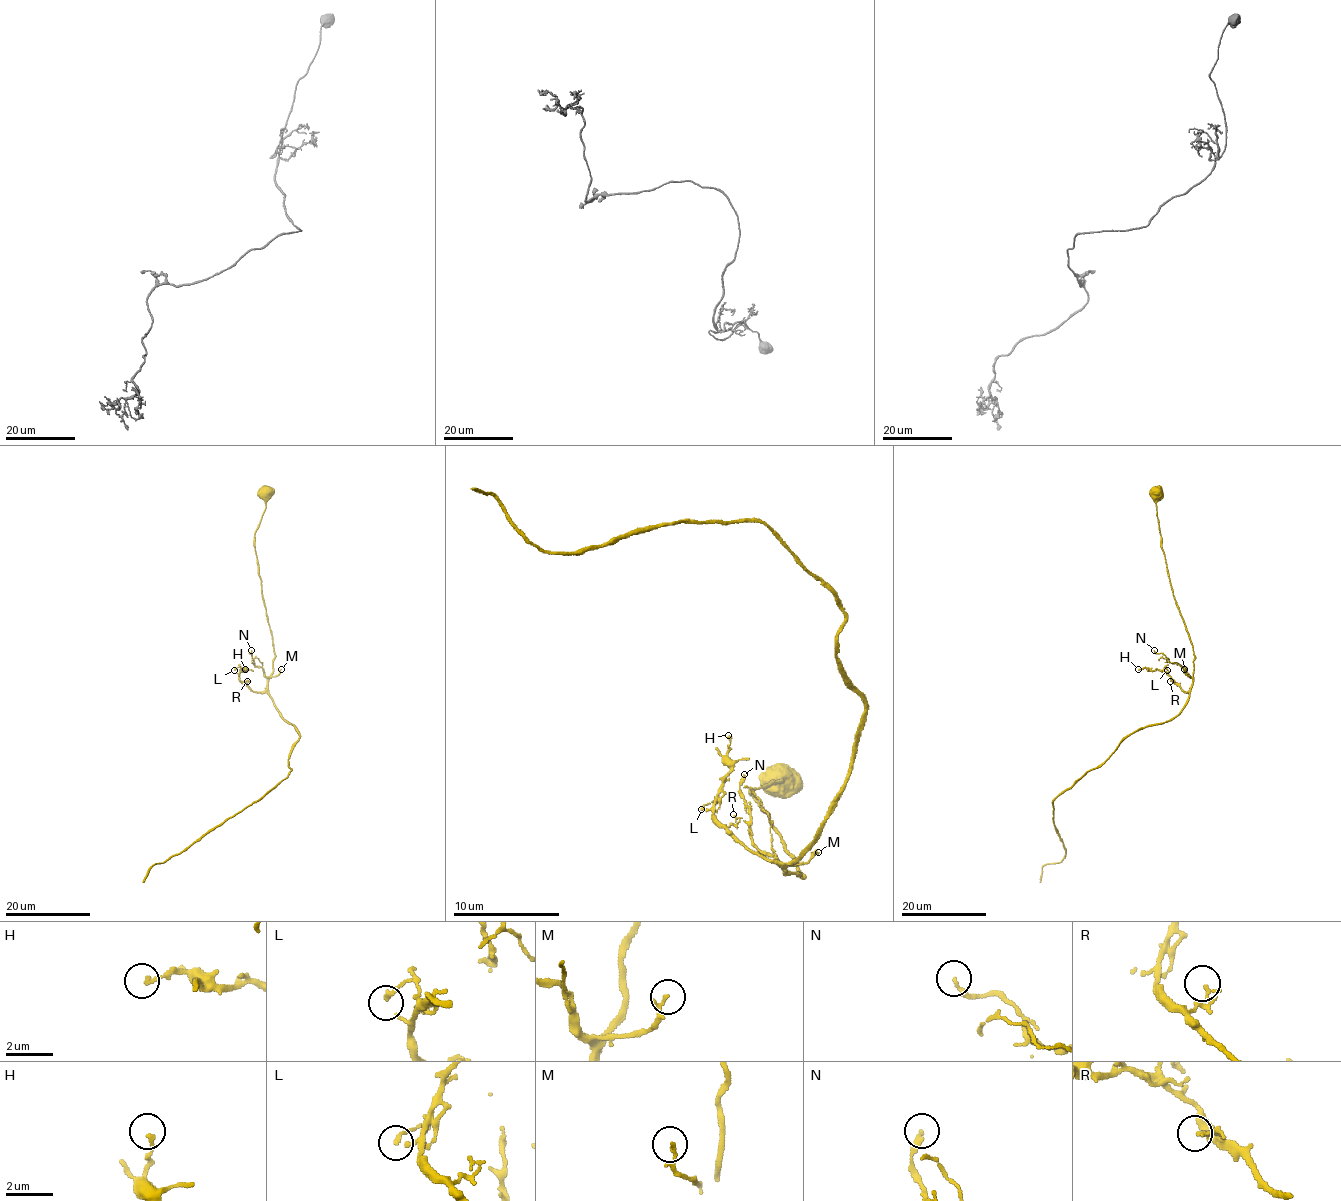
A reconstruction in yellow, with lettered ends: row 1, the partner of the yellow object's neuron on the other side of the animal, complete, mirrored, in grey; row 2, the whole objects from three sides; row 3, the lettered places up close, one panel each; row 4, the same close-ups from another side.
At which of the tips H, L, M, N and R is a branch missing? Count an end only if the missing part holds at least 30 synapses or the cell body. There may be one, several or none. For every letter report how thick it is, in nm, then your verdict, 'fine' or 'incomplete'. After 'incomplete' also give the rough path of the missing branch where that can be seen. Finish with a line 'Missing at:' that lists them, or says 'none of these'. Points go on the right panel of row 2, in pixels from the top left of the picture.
H: 150 nm thick; fine
L: 150 nm thick; fine
M: 140 nm thick; fine
N: 180 nm thick; fine
R: 150 nm thick; fine
Missing at: none of these

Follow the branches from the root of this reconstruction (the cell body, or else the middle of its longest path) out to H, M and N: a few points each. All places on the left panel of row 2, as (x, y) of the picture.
H: (265, 493), (266, 508), (254, 535), (254, 551), (274, 648), (267, 687), (253, 691), (239, 679), (245, 669)
M: (265, 493), (266, 508), (254, 535), (254, 551), (274, 648), (272, 673), (268, 677), (275, 677), (281, 669)
N: (265, 493), (266, 508), (254, 535), (254, 551), (274, 648), (268, 677), (253, 663), (251, 650)

